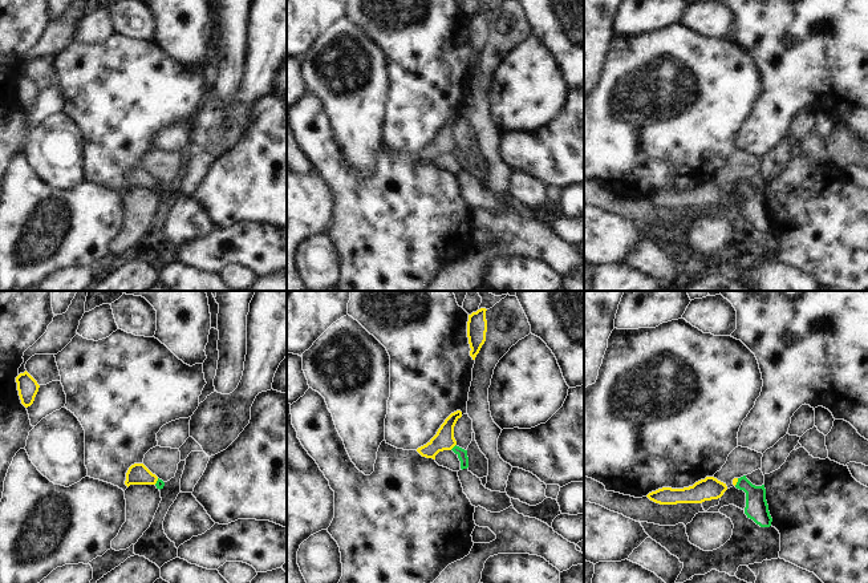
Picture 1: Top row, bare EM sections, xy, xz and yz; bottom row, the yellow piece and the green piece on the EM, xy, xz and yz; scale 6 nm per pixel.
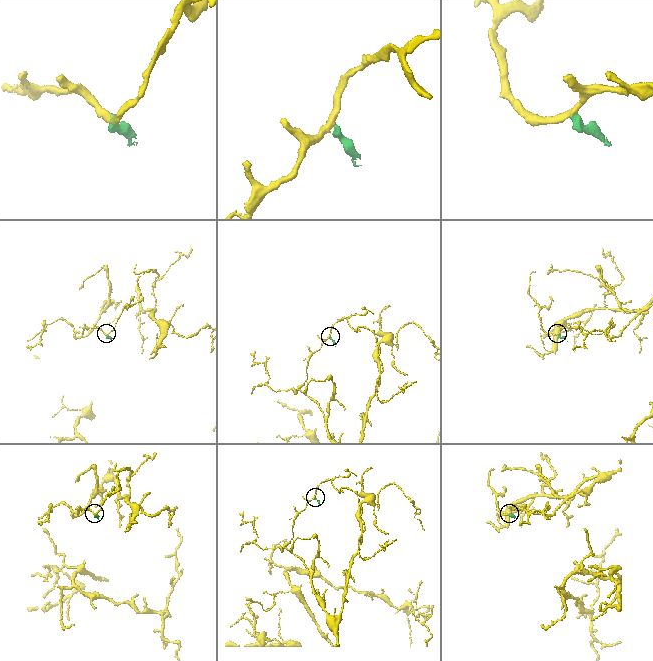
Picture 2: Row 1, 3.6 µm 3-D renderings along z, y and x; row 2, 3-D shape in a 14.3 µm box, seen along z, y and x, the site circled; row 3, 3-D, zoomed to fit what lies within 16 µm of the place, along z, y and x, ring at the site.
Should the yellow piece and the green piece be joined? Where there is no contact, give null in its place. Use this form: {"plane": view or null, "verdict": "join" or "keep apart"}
{"plane": "xz", "verdict": "keep apart"}

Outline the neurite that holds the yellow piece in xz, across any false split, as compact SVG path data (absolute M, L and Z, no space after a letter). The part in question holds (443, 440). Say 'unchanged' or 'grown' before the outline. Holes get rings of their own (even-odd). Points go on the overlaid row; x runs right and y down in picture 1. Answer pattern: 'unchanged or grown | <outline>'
unchanged | M461 410L451 413L441 425L437 434L426 445L418 448L417 452L422 457L435 459L435 456L439 452L451 450L457 445L454 438L454 426L461 417Z

